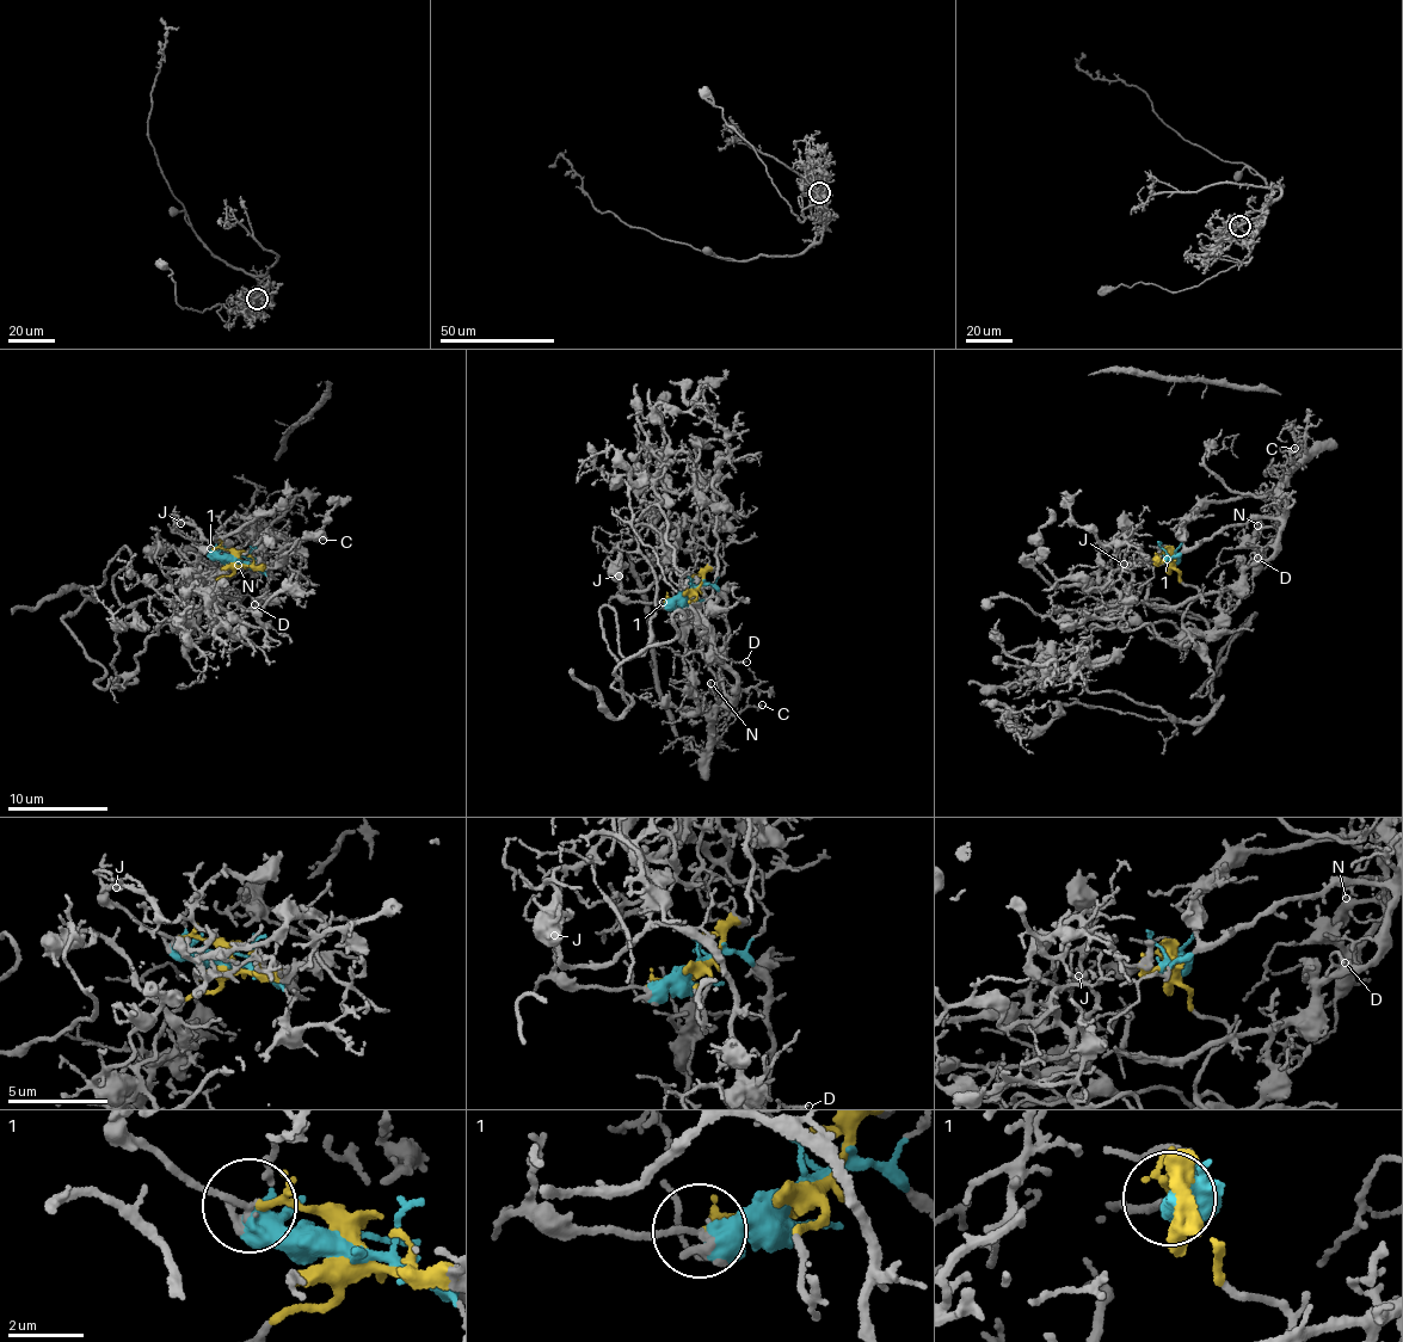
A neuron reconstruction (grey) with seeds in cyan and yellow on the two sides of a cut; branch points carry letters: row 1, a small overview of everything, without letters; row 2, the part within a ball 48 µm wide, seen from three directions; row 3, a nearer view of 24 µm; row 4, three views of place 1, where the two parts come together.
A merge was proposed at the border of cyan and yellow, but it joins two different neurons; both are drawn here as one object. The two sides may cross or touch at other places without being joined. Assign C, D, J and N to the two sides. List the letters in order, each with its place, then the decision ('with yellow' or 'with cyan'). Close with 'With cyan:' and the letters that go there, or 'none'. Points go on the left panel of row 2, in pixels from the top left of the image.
C: place (322, 540); with cyan
D: place (254, 604); with cyan
J: place (180, 523); with yellow
N: place (238, 565); with cyan
With cyan: C, D, N

